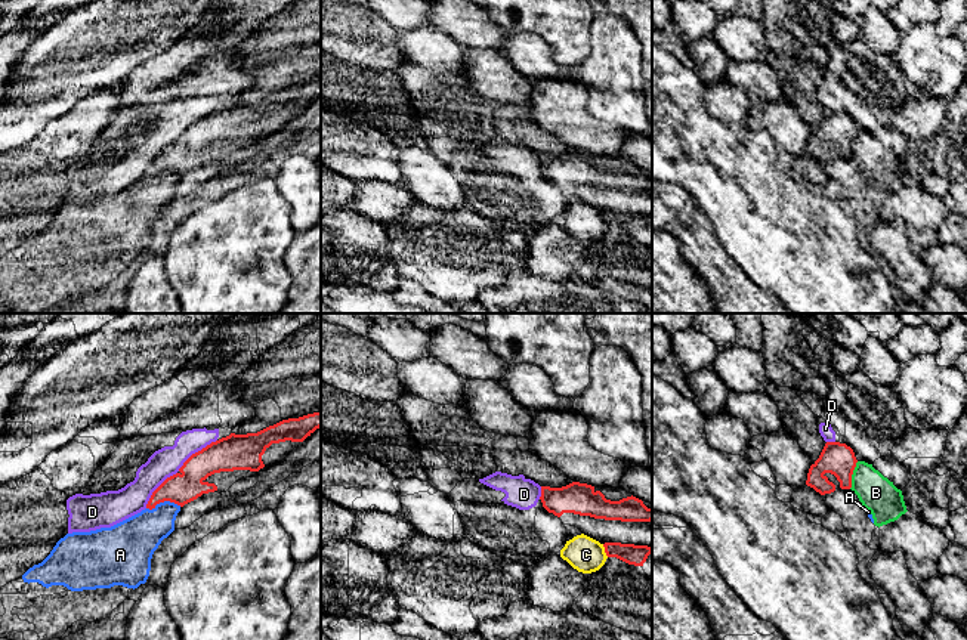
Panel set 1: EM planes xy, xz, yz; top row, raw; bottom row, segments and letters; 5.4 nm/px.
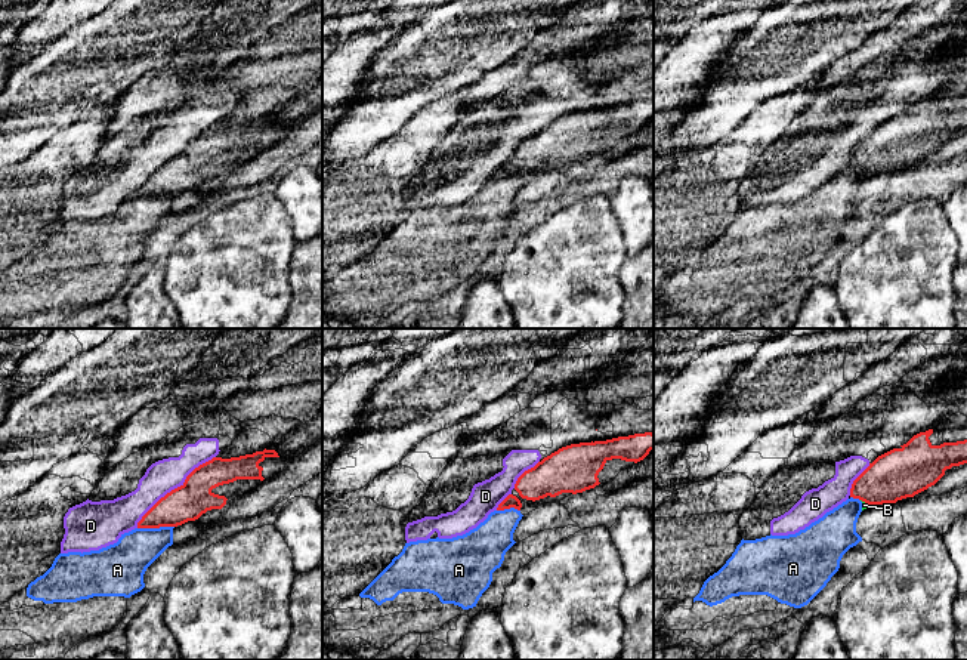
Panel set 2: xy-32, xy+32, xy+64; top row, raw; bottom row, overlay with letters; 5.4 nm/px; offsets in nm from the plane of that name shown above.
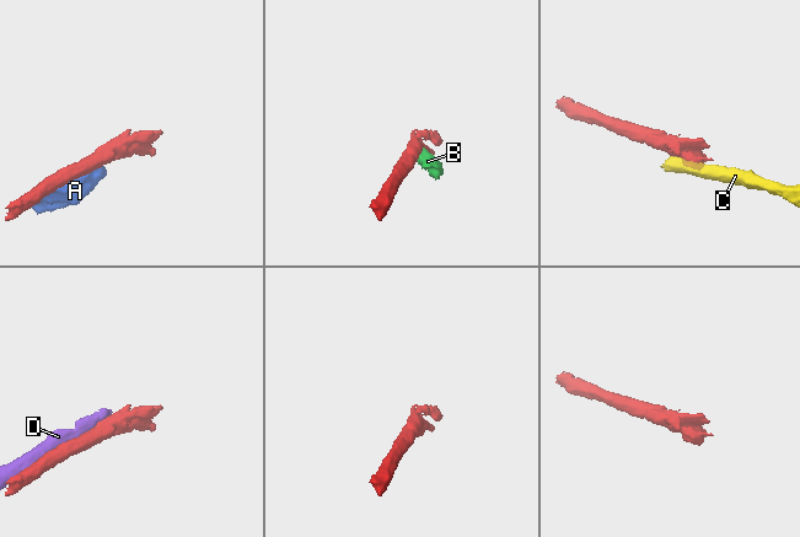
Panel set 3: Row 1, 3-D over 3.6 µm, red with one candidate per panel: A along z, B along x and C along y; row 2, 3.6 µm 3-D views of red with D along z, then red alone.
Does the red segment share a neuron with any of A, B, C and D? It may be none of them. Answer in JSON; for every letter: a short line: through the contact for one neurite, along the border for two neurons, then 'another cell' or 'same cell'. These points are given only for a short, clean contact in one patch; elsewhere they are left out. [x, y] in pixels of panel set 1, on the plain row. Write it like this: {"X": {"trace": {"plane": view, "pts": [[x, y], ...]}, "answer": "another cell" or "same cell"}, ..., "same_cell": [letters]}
{"A": {"answer": "another cell"}, "B": {"trace": {"plane": "yz", "pts": [[858, 130], [849, 157]]}, "answer": "another cell"}, "C": {"trace": {"plane": "xz", "pts": [[602, 213], [608, 225]]}, "answer": "another cell"}, "D": {"answer": "another cell"}, "same_cell": []}

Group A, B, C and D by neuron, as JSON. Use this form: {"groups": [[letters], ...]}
{"groups": [["A", "B", "C"], ["D"]]}

